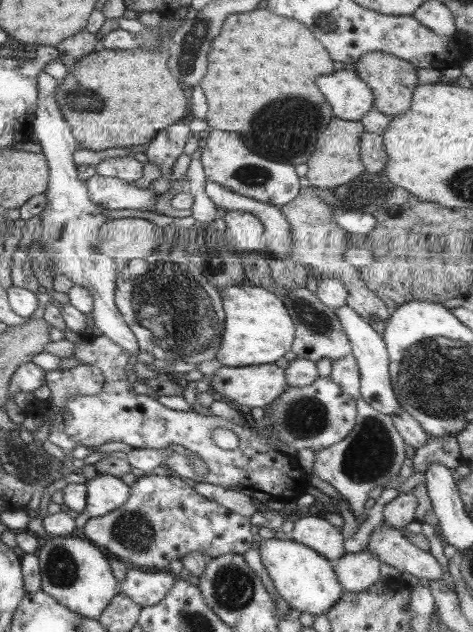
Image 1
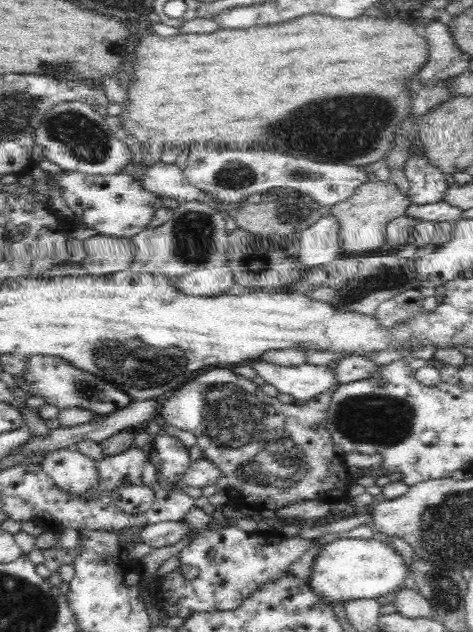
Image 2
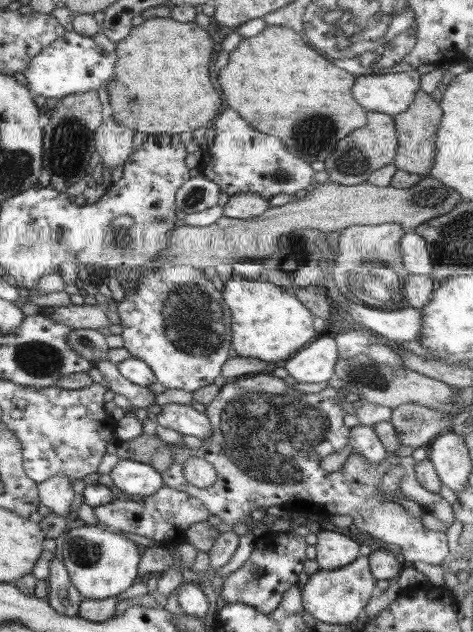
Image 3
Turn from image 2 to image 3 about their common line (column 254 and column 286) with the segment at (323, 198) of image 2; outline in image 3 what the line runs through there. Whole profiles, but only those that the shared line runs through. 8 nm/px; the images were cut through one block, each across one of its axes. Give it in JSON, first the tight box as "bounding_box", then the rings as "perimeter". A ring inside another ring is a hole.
{"bounding_box":[203,108,315,200],"perimeter":[[[225,108],[211,124],[215,126],[215,133],[206,150],[211,159],[203,175],[213,180],[221,192],[228,195],[251,193],[266,200],[275,194],[293,195],[297,190],[308,190],[314,185],[315,172],[308,162],[293,156],[276,136],[269,136],[251,128],[233,110]]]}

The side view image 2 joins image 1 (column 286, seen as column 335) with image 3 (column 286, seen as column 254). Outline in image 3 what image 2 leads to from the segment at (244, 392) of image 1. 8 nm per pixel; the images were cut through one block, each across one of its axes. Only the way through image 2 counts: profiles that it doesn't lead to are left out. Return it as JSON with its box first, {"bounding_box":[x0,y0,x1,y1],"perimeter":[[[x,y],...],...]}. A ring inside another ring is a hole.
{"bounding_box":[280,331,337,384],"perimeter":[[[328,331],[318,335],[280,365],[297,383],[319,384],[333,377],[332,368],[337,354],[334,338]]]}

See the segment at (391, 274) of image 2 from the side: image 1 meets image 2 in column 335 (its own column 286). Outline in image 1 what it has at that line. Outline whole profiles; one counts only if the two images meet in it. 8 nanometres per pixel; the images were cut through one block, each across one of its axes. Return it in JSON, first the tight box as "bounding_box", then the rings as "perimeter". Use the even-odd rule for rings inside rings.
{"bounding_box":[281,287,350,363],"perimeter":[[[305,287],[287,289],[281,301],[283,301],[285,309],[293,321],[293,326],[295,326],[294,337],[290,346],[290,351],[295,354],[295,357],[314,363],[321,358],[335,362],[335,360],[350,354],[349,340],[343,335],[343,329],[341,329],[337,315],[330,308],[327,308],[316,297],[316,294]]]}

